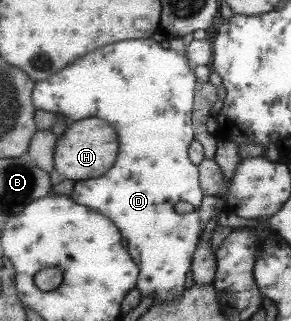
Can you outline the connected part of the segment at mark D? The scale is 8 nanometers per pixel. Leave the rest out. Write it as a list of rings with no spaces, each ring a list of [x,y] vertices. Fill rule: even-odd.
[[[155,38],[151,40],[121,40],[119,44],[109,44],[105,48],[105,62],[103,62],[103,50],[99,48],[97,52],[89,52],[87,56],[83,56],[83,60],[75,60],[75,64],[71,64],[71,68],[65,68],[63,72],[57,72],[55,76],[51,75],[43,81],[37,82],[34,88],[34,105],[37,110],[45,110],[47,112],[63,114],[67,117],[67,121],[83,120],[85,118],[101,118],[107,120],[109,124],[115,124],[115,132],[119,132],[119,140],[123,140],[123,152],[119,152],[119,164],[115,164],[115,168],[111,168],[111,172],[107,172],[101,178],[93,178],[93,180],[81,180],[77,182],[77,192],[71,194],[73,200],[79,200],[79,204],[95,208],[97,212],[103,212],[105,216],[111,216],[111,220],[121,229],[123,228],[123,240],[125,240],[126,248],[129,248],[131,256],[135,256],[135,260],[139,260],[139,282],[137,282],[137,289],[141,294],[141,298],[147,295],[153,297],[153,304],[161,303],[161,301],[169,301],[169,299],[179,298],[185,291],[185,284],[187,284],[187,274],[189,268],[193,267],[193,252],[195,246],[199,242],[199,234],[201,234],[201,214],[199,207],[201,207],[201,200],[206,193],[203,192],[201,185],[201,177],[199,176],[198,165],[196,165],[189,155],[190,145],[193,143],[193,126],[191,126],[191,112],[193,112],[193,100],[195,100],[195,74],[189,68],[187,62],[188,55],[186,53],[179,53],[175,50],[165,50],[165,46],[161,46],[161,42],[155,42]],[[177,202],[189,202],[193,205],[193,211],[190,213],[179,214],[175,211],[175,204]]]

